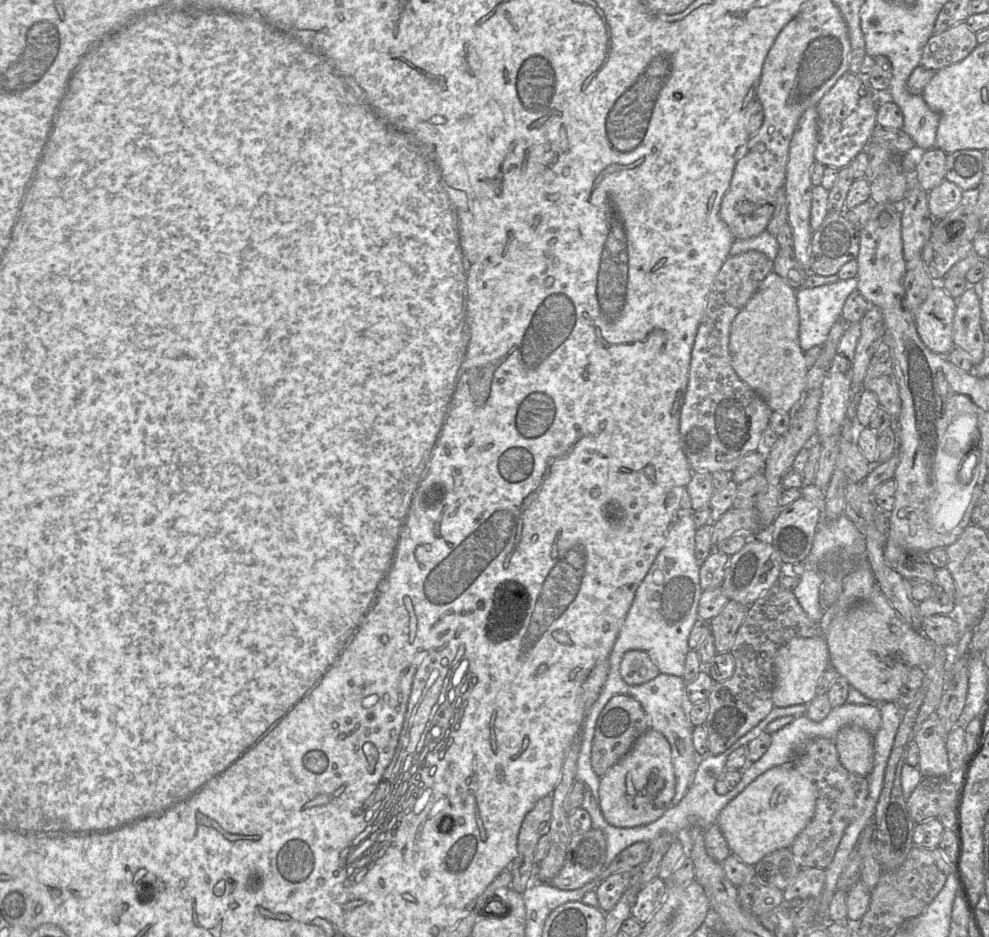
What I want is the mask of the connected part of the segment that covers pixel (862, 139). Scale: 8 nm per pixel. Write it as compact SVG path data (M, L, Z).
M850 72L843 74L816 106L818 133L815 160L825 166L841 169L849 166L857 154L865 151L873 132L879 127L876 116L881 97L886 96L872 91L862 76Z

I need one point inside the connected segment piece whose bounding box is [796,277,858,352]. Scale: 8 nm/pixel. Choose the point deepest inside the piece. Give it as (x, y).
(819, 308)

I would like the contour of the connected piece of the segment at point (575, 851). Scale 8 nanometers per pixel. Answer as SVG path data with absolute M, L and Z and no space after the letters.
M595 828L576 835L571 840L565 861L550 884L561 890L576 890L597 879L604 868L606 839Z

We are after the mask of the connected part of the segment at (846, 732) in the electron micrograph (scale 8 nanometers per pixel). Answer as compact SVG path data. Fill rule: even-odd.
M855 726L843 727L834 739L840 763L852 774L867 777L874 765L874 736Z

